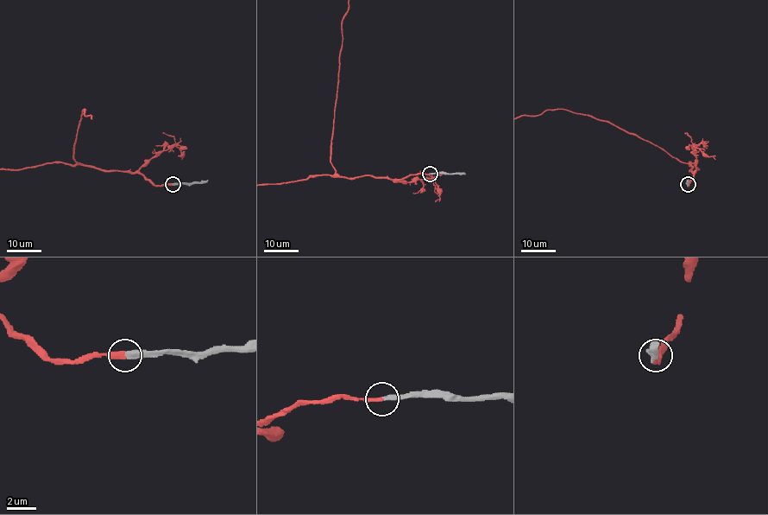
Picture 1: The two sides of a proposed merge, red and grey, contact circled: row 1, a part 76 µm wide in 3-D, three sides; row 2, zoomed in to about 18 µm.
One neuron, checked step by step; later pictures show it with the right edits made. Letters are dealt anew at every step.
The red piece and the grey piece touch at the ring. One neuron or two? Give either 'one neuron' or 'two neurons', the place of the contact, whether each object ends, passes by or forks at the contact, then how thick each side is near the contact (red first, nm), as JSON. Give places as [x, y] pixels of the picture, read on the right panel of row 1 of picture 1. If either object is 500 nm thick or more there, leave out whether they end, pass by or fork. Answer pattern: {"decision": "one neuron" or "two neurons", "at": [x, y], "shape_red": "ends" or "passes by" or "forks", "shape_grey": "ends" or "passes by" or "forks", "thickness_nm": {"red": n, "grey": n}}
{"decision": "one neuron", "at": [688, 184], "shape_red": "ends", "shape_grey": "ends", "thickness_nm": {"red": 280, "grey": 360}}

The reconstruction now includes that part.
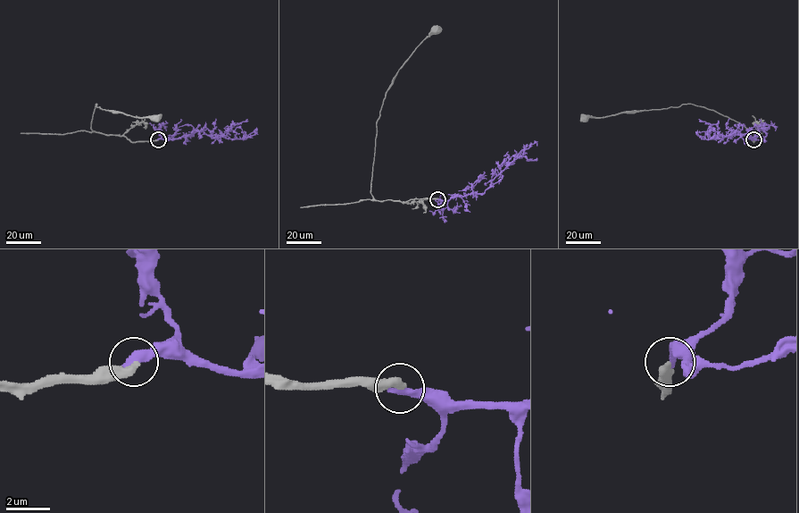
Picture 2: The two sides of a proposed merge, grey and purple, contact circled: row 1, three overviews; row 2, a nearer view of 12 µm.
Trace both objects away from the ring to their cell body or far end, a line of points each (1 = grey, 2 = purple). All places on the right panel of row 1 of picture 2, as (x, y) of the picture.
1: (753, 139), (755, 133), (738, 122), (691, 104), (584, 118)
2: (753, 139), (748, 131), (744, 135), (728, 135), (715, 139), (705, 139), (697, 132), (700, 133)

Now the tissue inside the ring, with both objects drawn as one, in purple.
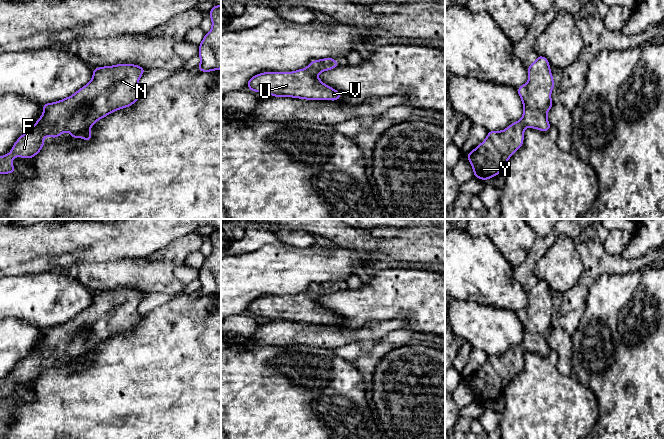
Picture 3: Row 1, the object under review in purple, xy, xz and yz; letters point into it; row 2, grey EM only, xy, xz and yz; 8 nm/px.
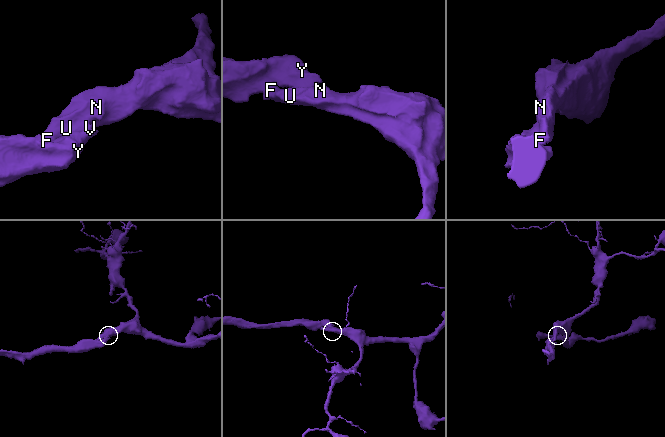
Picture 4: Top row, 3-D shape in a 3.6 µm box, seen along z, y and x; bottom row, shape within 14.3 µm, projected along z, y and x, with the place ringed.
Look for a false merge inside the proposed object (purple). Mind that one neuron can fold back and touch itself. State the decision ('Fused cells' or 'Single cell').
Single cell

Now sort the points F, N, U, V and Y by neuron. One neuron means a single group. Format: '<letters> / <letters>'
F N U V Y

